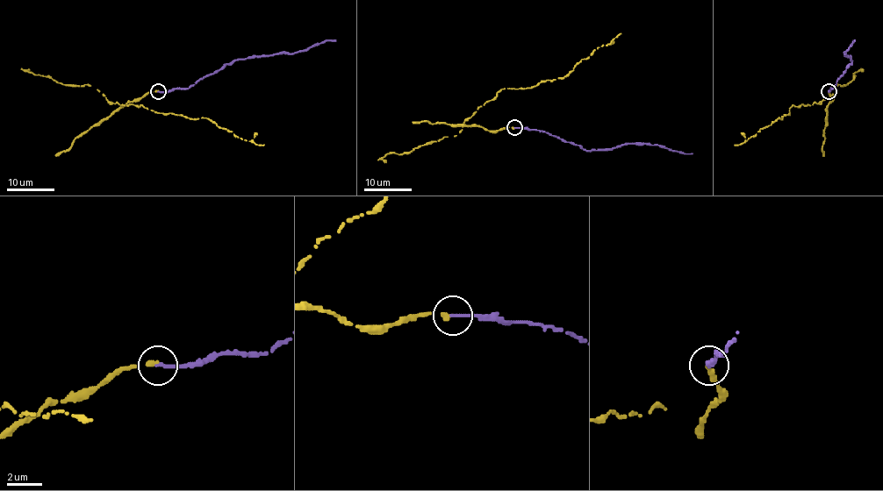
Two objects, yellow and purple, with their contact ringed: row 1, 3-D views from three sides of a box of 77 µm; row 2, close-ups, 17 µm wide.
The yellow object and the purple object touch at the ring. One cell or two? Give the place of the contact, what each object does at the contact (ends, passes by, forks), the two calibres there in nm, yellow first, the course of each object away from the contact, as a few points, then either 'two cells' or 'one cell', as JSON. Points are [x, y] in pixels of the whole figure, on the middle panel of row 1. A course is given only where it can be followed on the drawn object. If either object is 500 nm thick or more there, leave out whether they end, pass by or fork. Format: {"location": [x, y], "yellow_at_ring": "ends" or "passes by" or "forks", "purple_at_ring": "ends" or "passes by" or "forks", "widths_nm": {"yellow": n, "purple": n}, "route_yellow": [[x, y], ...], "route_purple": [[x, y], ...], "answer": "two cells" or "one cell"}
{"location": [514, 127], "yellow_at_ring": "ends", "purple_at_ring": "ends", "widths_nm": {"yellow": 260, "purple": 200}, "route_yellow": [[514, 128], [485, 131], [468, 119], [502, 88], [527, 88], [565, 76], [594, 49], [608, 45], [620, 33]], "route_purple": [[514, 128], [544, 131], [578, 145], [586, 151], [614, 148], [628, 143], [660, 145], [671, 151], [692, 152]], "answer": "one cell"}

